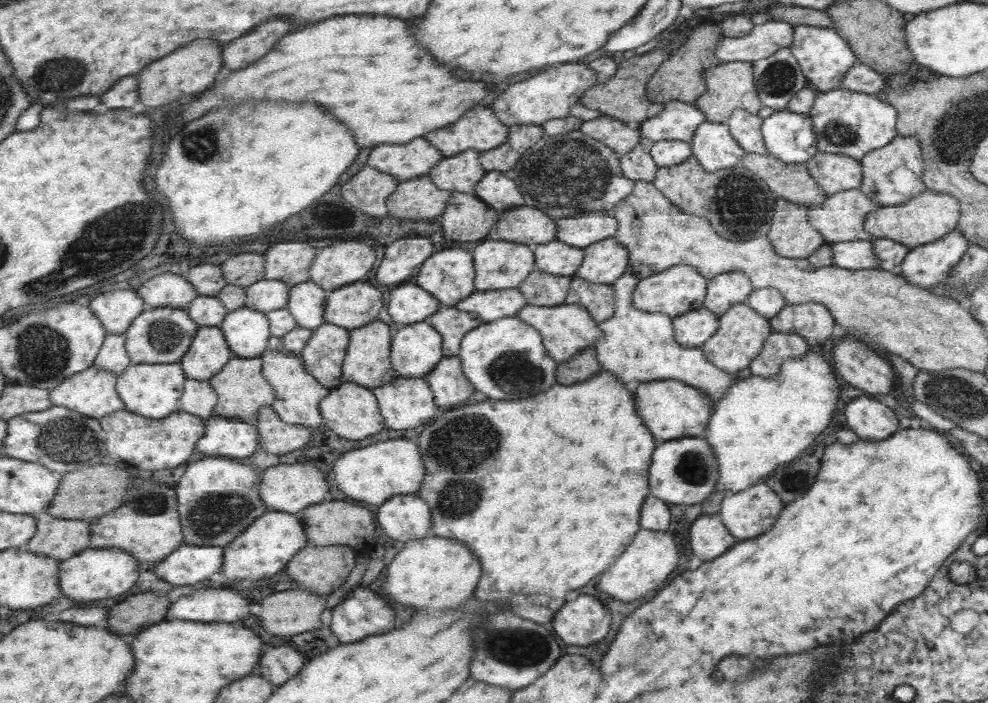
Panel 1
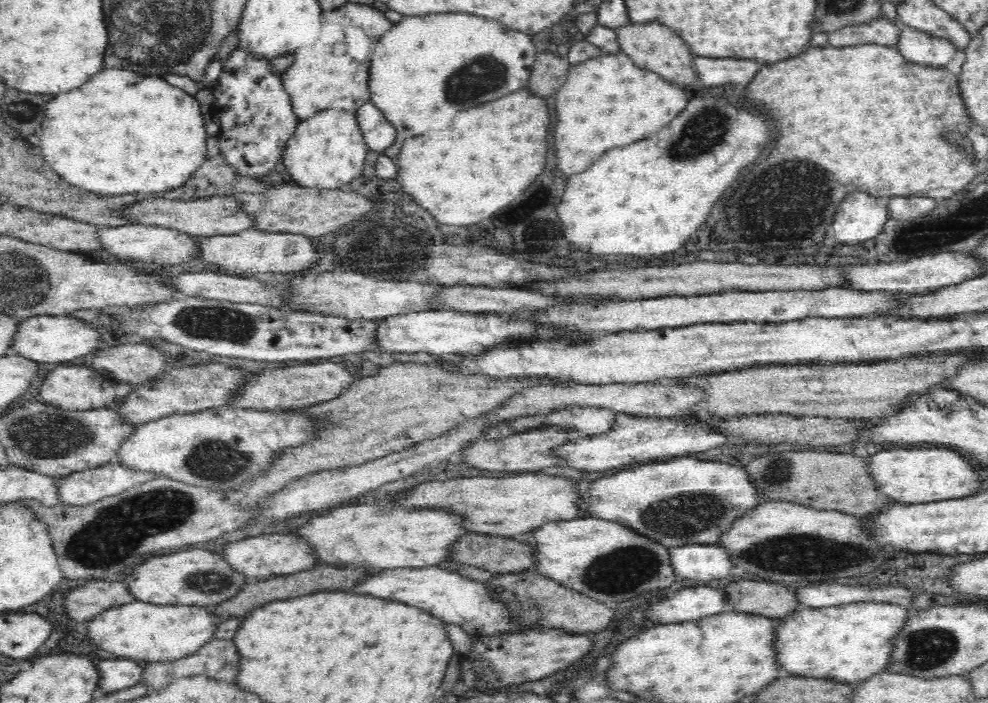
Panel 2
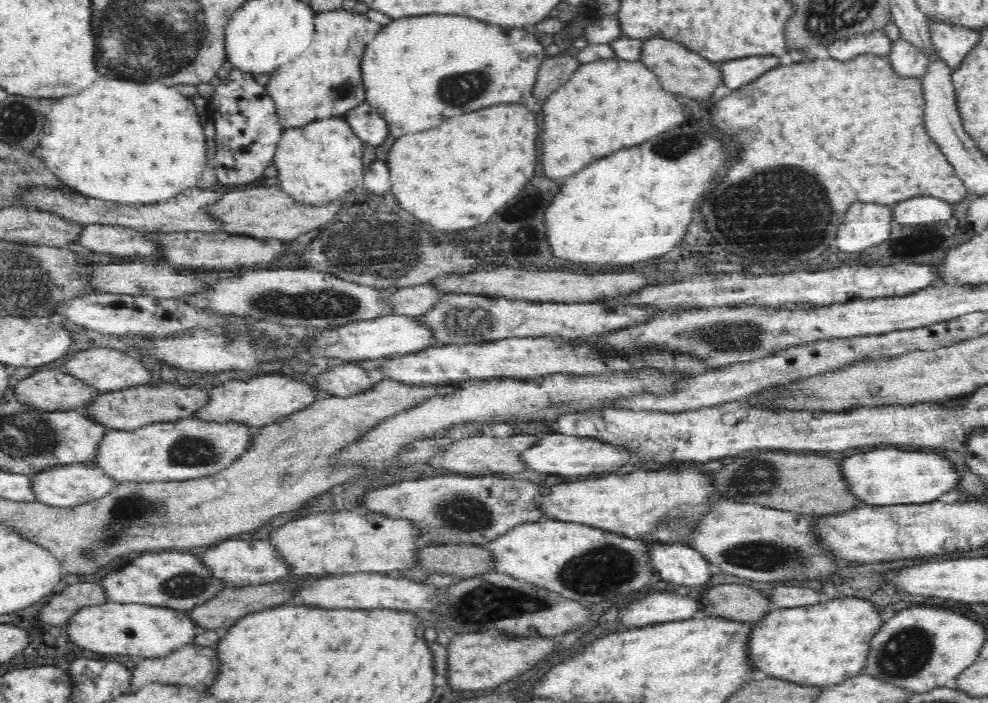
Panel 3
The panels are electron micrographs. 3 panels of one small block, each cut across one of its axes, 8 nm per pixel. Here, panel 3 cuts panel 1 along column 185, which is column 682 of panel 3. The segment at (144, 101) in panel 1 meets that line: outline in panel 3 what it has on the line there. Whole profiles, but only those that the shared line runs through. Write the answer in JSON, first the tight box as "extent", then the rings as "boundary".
{"extent":[642,38,724,100],"boundary":[[[650,38],[642,46],[642,64],[648,66],[658,78],[660,86],[664,86],[666,92],[682,94],[692,100],[708,100],[714,90],[724,82],[722,72],[718,66],[710,66],[710,62],[698,54],[692,54],[684,50],[678,42],[668,42],[664,38]]]}

